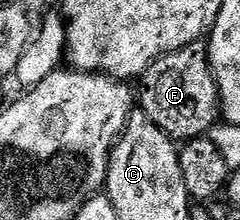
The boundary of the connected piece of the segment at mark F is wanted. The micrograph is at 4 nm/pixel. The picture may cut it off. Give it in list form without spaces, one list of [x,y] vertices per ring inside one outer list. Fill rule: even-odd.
[[[194,43],[174,53],[168,53],[150,67],[140,78],[139,109],[167,136],[181,143],[204,138],[219,121],[217,80],[209,66],[206,46]]]

